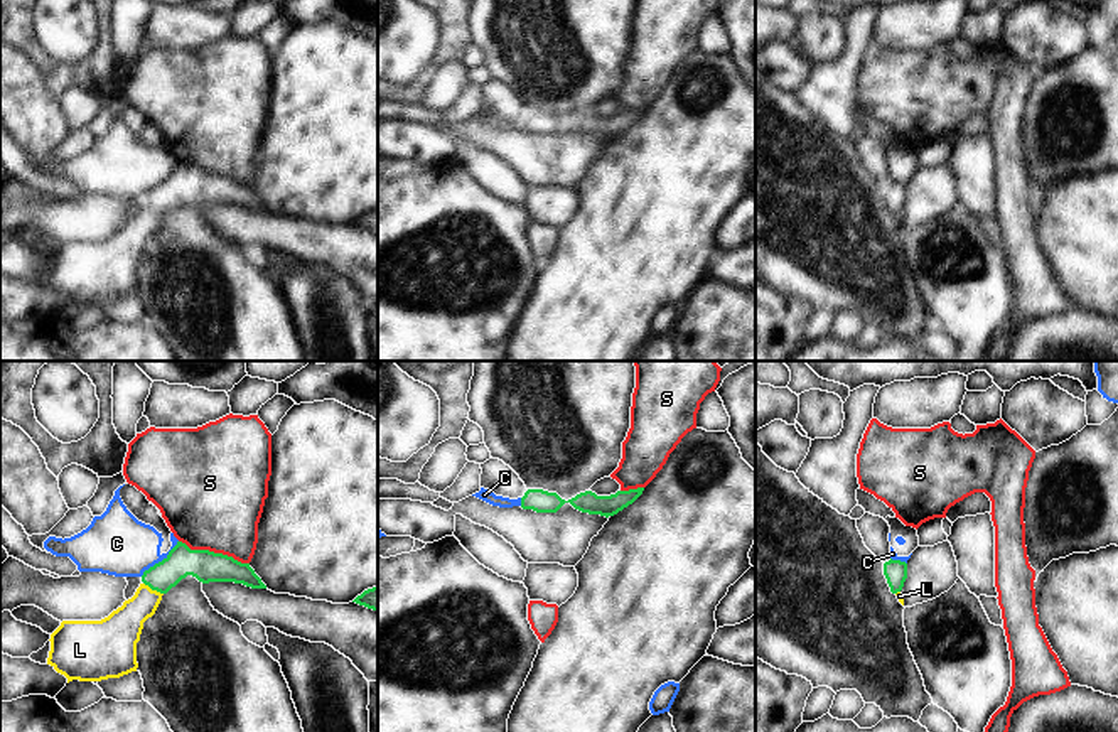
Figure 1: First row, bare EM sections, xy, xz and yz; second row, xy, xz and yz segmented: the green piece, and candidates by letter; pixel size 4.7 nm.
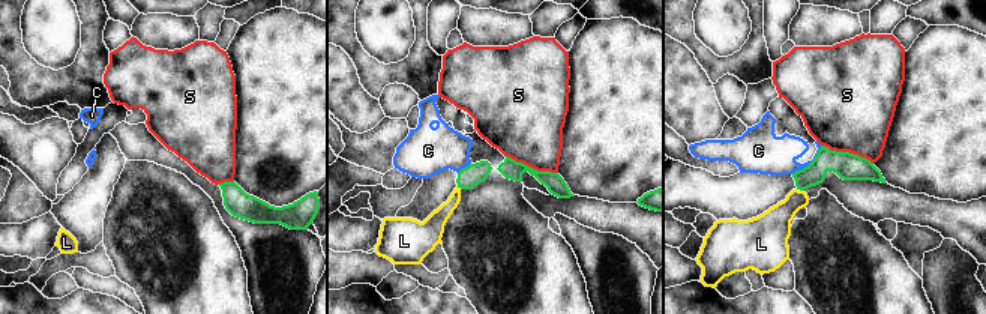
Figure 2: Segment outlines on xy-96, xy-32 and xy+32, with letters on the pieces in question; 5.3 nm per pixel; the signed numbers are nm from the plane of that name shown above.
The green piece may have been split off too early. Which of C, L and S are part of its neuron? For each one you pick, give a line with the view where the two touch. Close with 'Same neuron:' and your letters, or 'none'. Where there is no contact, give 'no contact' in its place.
L: xy
Same neuron: L

